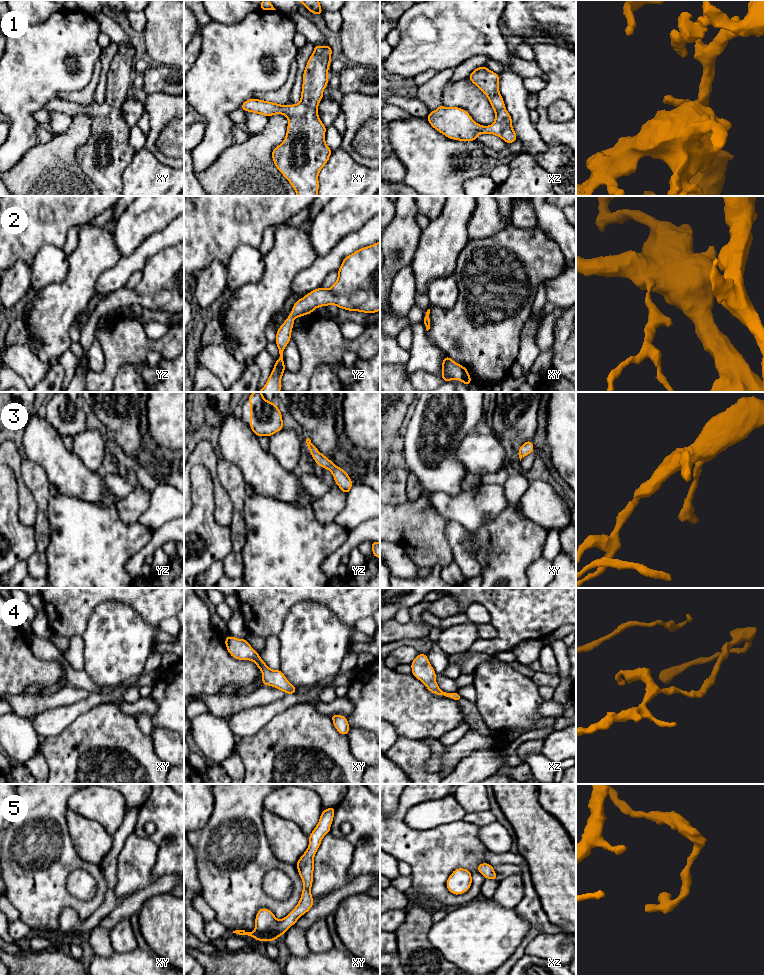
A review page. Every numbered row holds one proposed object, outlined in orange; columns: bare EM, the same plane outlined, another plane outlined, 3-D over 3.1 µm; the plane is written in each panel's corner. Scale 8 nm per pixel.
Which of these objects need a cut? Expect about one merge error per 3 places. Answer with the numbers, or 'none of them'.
none of them

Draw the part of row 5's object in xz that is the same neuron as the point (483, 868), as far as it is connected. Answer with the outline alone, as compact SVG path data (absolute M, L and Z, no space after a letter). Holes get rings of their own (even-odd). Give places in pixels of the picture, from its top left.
M481 863L477 866L477 870L485 877L485 879L498 880L494 867L489 863Z

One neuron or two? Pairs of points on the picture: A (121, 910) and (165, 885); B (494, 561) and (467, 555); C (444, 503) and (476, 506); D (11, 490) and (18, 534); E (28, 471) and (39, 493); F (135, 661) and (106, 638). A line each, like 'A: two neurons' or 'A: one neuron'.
A: one neuron
B: two neurons
C: one neuron
D: one neuron
E: one neuron
F: one neuron

